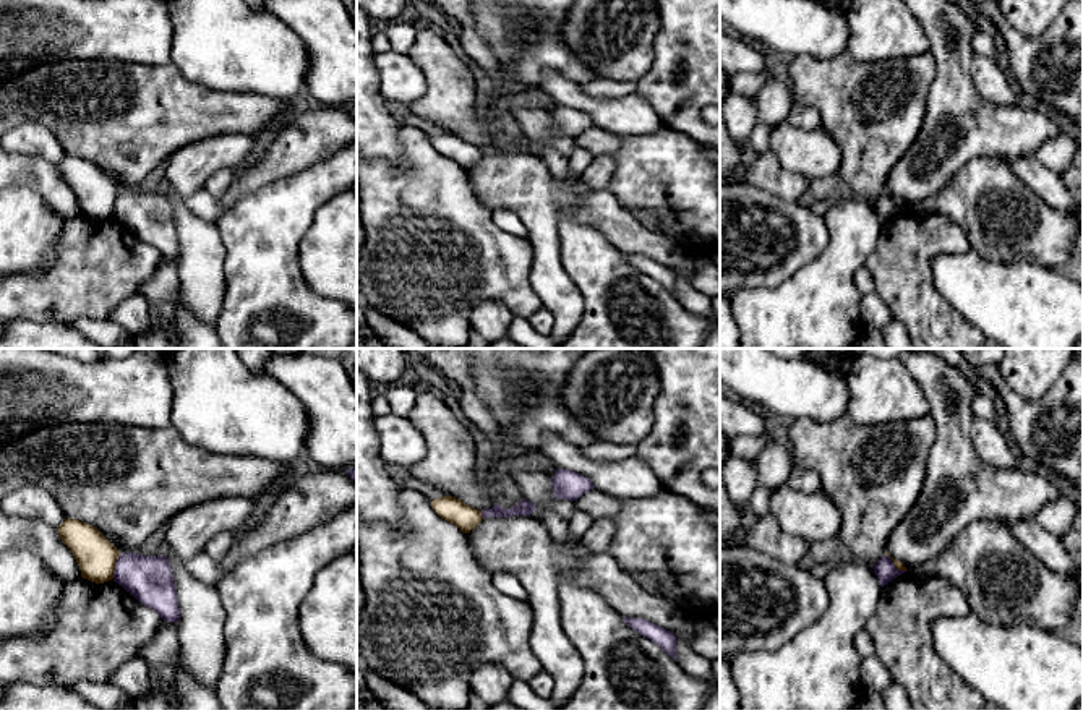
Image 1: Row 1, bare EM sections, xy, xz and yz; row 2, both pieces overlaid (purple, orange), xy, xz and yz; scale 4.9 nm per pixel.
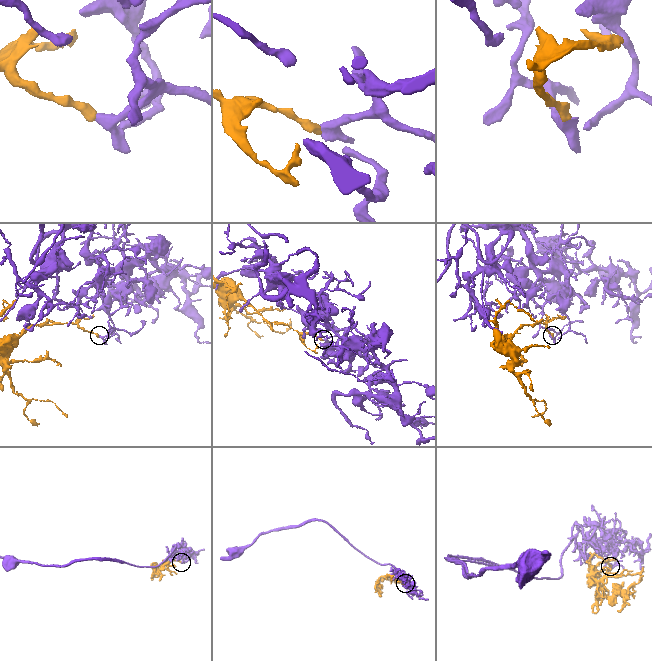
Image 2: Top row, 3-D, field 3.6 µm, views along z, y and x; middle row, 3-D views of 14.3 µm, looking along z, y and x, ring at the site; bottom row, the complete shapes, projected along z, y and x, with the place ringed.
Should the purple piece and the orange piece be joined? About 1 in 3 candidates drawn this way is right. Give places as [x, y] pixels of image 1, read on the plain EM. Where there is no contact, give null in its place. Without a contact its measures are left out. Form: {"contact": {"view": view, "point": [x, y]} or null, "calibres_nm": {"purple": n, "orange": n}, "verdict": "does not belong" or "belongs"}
{"contact": {"view": "xy", "point": [115, 203]}, "calibres_nm": {"purple": 240, "orange": 200}, "verdict": "does not belong"}

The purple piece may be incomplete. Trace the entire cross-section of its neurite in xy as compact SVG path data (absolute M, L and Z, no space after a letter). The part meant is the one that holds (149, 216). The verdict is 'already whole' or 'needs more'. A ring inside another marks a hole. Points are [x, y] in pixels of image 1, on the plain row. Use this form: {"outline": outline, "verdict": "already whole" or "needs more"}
{"outline": "M120 190L113 217L164 258L178 259L180 245L167 193Z", "verdict": "already whole"}

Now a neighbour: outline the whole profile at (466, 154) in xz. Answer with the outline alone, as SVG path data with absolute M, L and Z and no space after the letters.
M452 133L433 136L431 144L441 156L454 160L464 170L473 167L483 156L482 148Z

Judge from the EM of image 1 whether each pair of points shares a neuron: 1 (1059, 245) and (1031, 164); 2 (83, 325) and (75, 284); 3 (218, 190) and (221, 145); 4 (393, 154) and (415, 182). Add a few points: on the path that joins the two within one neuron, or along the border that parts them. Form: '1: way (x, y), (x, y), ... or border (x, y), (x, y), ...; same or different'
1: border (1015, 172), (1041, 198), (1065, 213); different
2: border (107, 318), (77, 318), (70, 325); different
3: border (231, 169), (221, 169), (203, 187); different
4: border (402, 125), (401, 158), (396, 162), (373, 159); different

